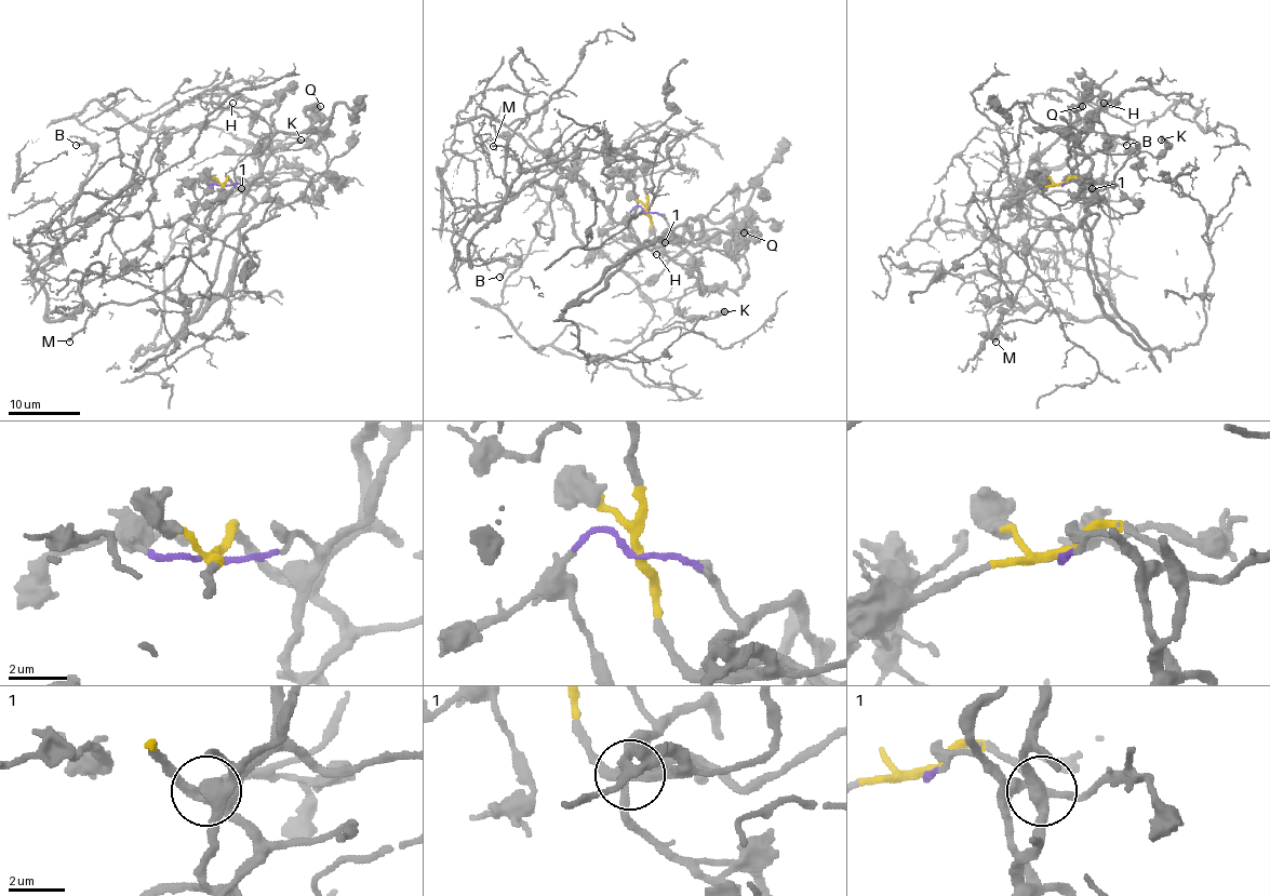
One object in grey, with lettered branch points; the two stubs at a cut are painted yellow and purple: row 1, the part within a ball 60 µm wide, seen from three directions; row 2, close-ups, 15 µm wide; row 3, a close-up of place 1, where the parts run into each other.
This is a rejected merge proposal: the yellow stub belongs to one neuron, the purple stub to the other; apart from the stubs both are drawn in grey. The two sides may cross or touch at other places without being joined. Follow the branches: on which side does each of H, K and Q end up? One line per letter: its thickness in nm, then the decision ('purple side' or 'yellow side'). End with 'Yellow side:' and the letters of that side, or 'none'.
H: calibre 120 nm; purple side
K: calibre 240 nm; purple side
Q: calibre 600 nm; yellow side
Yellow side: Q

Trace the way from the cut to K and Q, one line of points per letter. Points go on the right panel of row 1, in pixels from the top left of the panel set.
K: (1061, 183), (1072, 179), (1087, 188), (1104, 188), (1136, 150), (1159, 155), (1166, 147), (1161, 139)
Q: (1061, 183), (1080, 177), (1091, 190), (1091, 161), (1074, 152), (1066, 134), (1082, 106)

